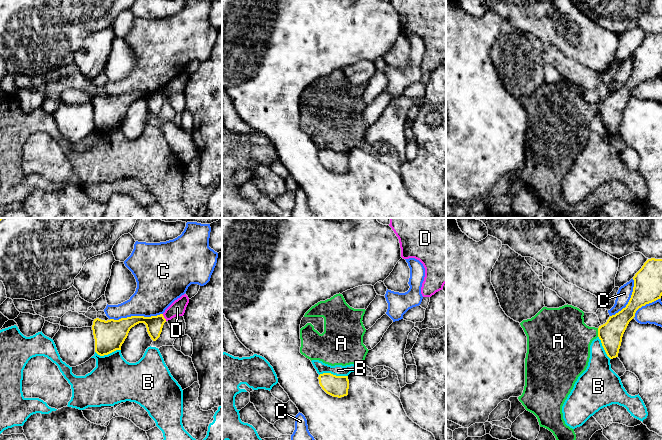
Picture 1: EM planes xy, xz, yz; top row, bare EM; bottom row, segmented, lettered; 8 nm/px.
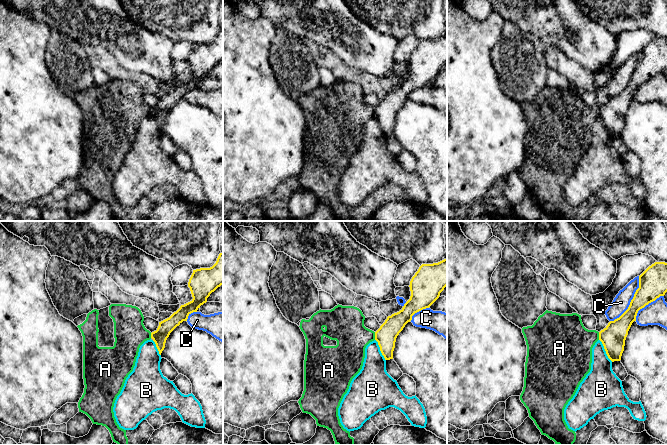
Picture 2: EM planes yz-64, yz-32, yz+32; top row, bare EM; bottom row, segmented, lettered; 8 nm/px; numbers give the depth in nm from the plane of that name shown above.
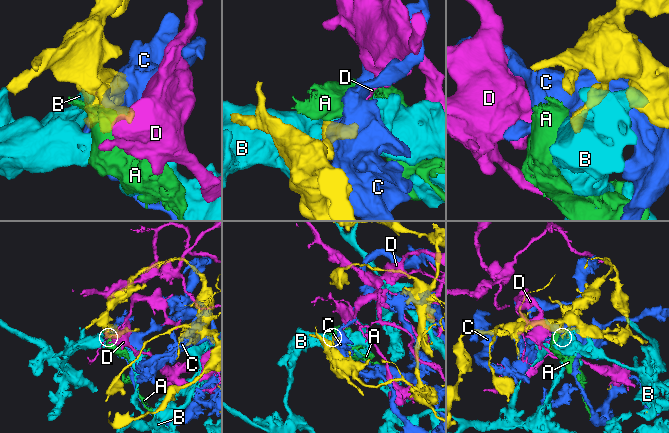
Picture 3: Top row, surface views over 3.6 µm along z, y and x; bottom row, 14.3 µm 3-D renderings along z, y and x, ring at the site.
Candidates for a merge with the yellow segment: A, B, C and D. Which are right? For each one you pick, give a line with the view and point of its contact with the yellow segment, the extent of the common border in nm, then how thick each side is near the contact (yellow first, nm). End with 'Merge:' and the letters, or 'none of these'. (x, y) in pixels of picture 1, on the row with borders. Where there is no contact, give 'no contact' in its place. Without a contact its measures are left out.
Merge: none of these

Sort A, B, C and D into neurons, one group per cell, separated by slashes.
A / B / C / D

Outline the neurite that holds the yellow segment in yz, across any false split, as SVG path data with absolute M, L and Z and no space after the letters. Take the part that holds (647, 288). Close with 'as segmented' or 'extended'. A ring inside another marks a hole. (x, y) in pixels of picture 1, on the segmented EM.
M648 259L633 280L633 292L626 307L598 328L598 337L610 359L618 357L623 334L636 311L661 298L662 259Z; as segmented

